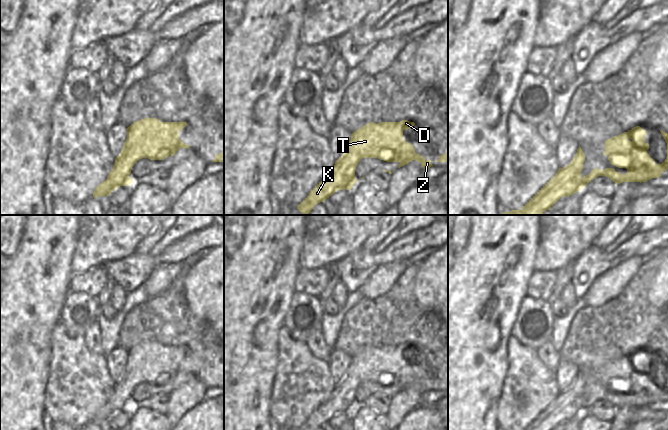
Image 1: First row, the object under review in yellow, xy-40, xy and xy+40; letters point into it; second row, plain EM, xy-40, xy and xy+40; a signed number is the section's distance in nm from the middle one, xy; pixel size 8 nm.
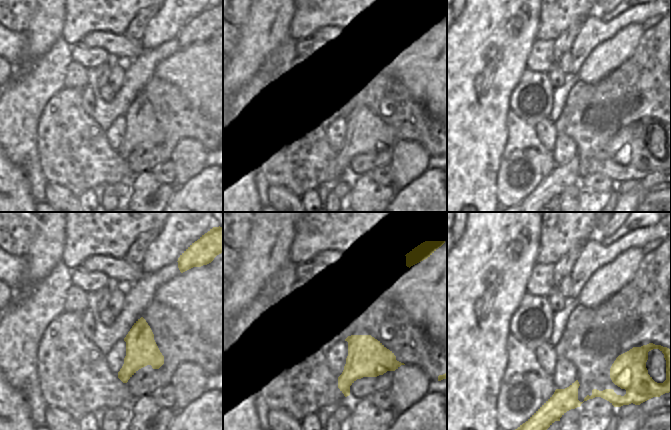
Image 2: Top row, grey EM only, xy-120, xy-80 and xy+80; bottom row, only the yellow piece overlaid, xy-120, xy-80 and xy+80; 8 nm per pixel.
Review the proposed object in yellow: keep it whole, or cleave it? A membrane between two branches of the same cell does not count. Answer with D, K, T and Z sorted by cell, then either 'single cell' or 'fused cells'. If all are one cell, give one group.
D K T Z | single cell

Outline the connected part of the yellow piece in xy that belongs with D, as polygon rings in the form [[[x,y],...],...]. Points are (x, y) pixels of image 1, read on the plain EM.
[[[370,346],[351,358],[343,379],[335,386],[331,397],[319,406],[298,430],[315,430],[324,426],[338,414],[351,414],[358,405],[355,393],[362,382],[378,382],[386,386],[399,386],[398,392],[412,384],[421,387],[423,393],[433,390],[415,377],[412,368],[403,363],[403,354],[414,350],[414,346]]]

